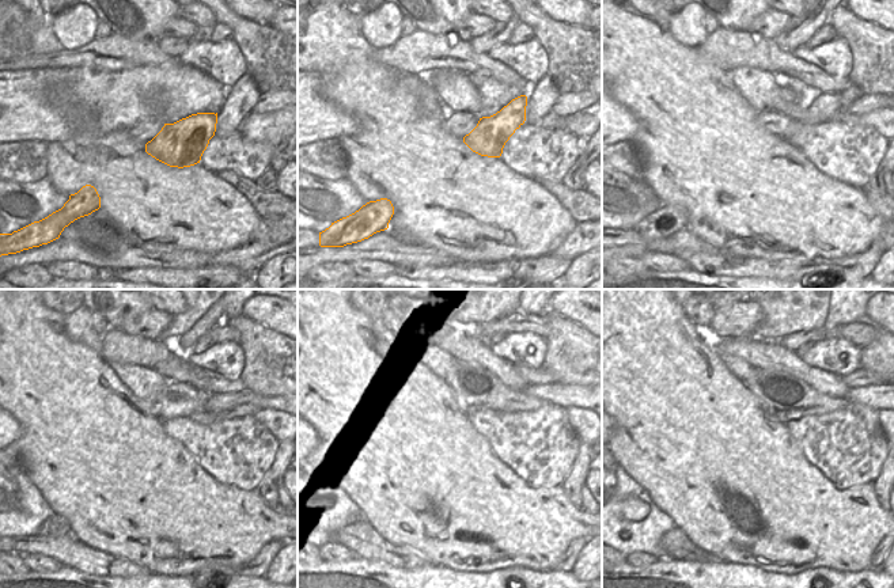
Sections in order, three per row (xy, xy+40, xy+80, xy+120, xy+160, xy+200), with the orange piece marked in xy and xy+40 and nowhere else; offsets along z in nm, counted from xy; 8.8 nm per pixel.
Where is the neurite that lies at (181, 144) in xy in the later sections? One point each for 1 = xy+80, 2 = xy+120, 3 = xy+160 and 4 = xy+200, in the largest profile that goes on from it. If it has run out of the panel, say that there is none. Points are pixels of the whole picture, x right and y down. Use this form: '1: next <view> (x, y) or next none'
1: next xy+80 (826, 105)
2: next xy+120 (220, 403)
3: next xy+160 (567, 395)
4: next xy+200 (878, 395)

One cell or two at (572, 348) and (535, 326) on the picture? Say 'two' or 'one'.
two

